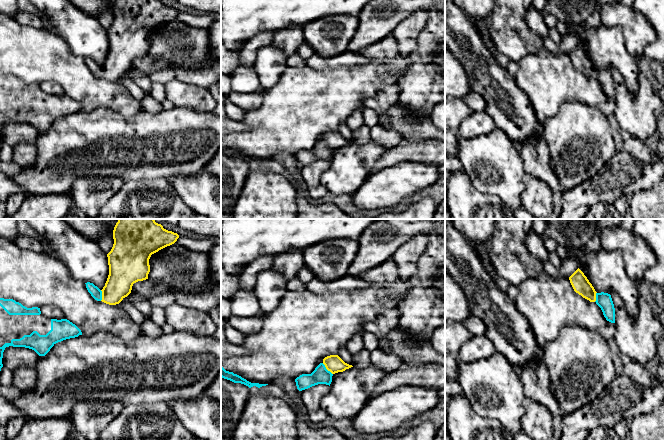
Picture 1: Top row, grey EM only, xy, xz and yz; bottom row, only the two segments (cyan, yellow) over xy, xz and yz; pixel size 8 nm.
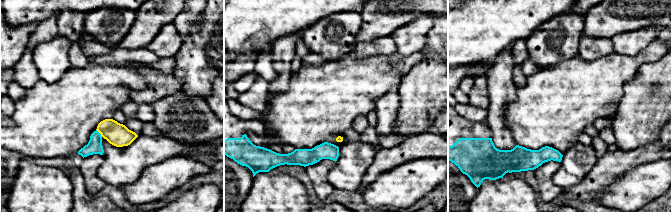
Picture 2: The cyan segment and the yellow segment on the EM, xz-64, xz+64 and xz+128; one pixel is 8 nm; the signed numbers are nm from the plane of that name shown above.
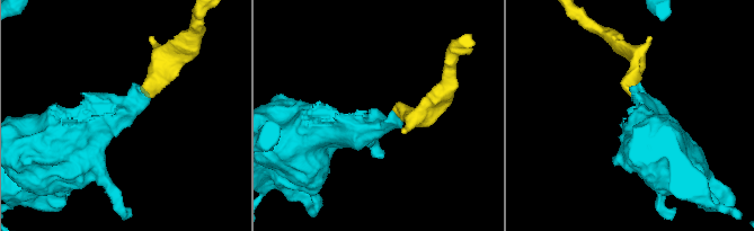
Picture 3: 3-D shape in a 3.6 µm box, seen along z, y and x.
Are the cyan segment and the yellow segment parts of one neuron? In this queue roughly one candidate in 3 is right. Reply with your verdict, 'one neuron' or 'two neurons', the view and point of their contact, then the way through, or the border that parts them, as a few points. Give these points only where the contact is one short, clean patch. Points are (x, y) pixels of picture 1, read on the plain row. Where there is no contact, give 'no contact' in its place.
one neuron | xz (326, 145) | across xz (320, 151), (326, 145), (333, 139)

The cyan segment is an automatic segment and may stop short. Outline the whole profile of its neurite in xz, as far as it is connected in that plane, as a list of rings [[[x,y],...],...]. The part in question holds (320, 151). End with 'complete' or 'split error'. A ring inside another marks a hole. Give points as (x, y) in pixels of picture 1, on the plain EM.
[[[330,131],[323,135],[311,150],[302,150],[295,155],[299,167],[308,165],[318,160],[329,161],[335,149],[343,148],[353,143],[345,139],[338,131]]]; split error

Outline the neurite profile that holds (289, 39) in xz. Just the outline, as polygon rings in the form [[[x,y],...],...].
[[[290,25],[275,33],[271,46],[282,50],[287,59],[304,43],[303,27]]]

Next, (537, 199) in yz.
[[[525,173],[523,177],[525,190],[522,193],[522,207],[534,219],[546,219],[553,212],[553,192],[547,183],[535,176]]]

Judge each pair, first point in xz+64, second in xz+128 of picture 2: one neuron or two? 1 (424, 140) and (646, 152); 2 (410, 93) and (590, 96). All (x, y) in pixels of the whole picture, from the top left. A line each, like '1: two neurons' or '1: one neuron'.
1: one neuron
2: two neurons

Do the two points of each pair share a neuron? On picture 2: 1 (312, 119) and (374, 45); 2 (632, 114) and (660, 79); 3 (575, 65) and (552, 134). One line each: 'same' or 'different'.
1: different
2: same
3: same

